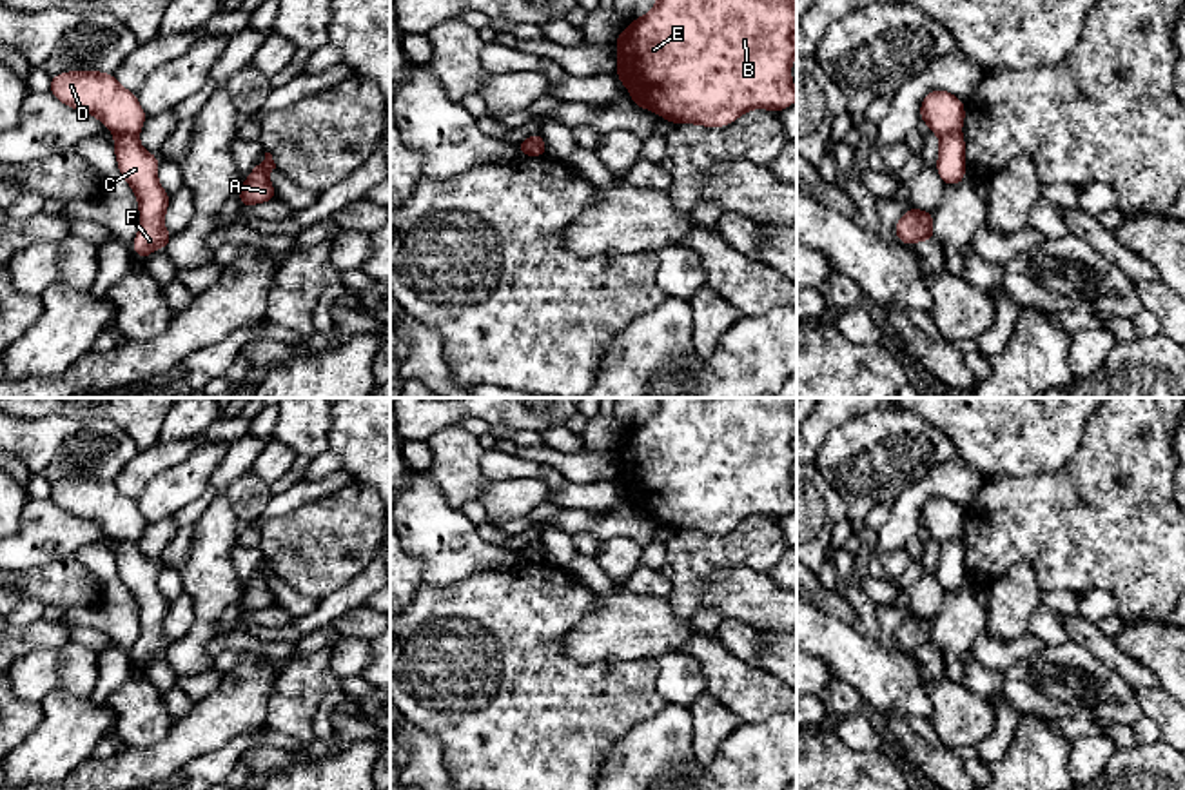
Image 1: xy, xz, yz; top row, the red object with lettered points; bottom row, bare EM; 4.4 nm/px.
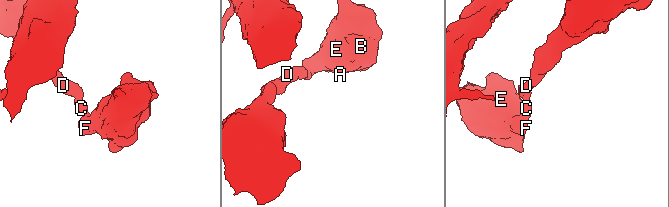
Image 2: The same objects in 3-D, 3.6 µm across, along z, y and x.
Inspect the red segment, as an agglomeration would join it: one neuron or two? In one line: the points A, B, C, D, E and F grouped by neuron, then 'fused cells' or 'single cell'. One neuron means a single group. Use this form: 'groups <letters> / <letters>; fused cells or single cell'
groups A B C E F / D; fused cells

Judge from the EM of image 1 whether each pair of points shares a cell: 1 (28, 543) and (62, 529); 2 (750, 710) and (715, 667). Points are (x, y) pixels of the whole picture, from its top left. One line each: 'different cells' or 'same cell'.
1: same cell
2: same cell

